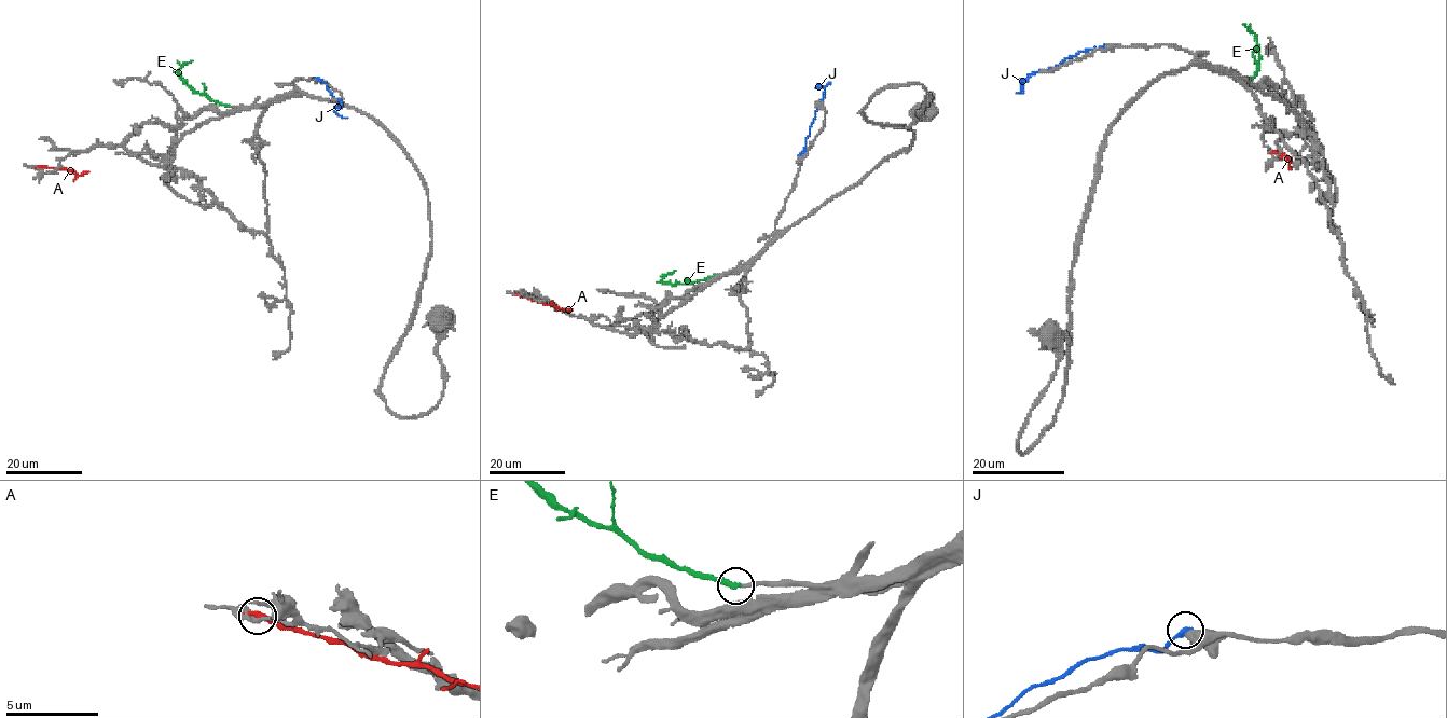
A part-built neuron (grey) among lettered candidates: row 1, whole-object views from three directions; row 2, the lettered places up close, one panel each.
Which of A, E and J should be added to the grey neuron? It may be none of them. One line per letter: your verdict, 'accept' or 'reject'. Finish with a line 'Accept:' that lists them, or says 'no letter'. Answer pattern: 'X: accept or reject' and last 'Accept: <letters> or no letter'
A: reject
E: accept
J: reject
Accept: E

